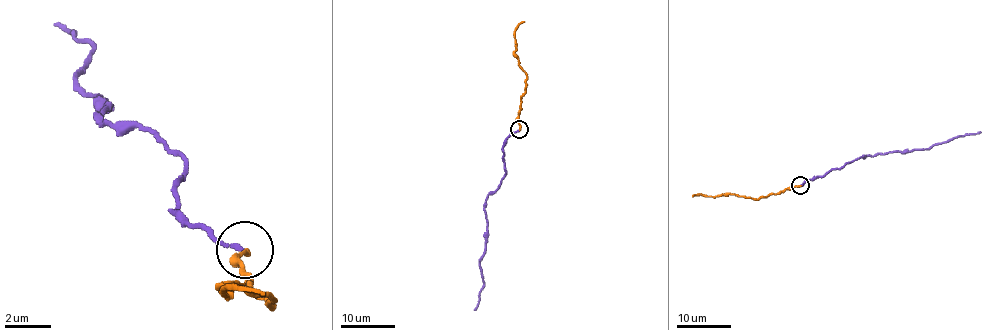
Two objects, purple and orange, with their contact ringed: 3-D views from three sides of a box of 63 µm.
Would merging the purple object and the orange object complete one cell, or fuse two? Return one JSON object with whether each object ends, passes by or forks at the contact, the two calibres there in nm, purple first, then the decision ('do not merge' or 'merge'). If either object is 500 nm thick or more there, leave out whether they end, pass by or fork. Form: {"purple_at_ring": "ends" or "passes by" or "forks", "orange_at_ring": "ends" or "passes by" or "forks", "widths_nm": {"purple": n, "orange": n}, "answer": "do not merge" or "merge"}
{"purple_at_ring": "ends", "orange_at_ring": "ends", "widths_nm": {"purple": 190, "orange": 200}, "answer": "do not merge"}

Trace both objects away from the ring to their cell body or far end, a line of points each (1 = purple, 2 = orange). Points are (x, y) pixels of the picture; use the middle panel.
1: (520, 130), (506, 139), (502, 151), (505, 174), (486, 199), (485, 254), (479, 262), (483, 287), (474, 310)
2: (520, 130), (518, 116), (527, 74), (514, 52), (514, 31), (524, 21)

